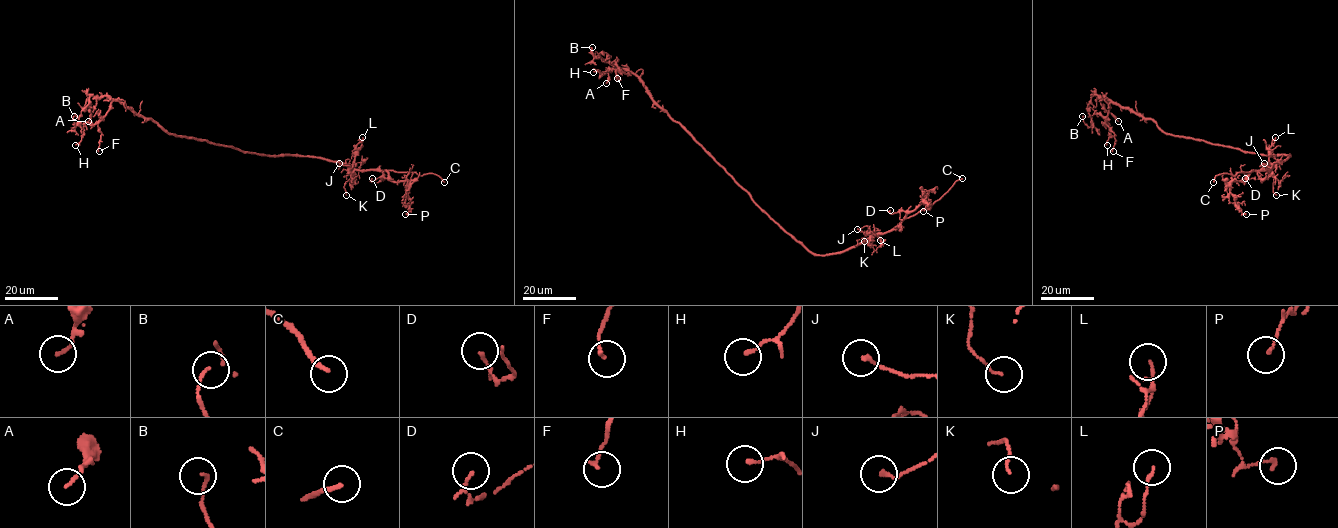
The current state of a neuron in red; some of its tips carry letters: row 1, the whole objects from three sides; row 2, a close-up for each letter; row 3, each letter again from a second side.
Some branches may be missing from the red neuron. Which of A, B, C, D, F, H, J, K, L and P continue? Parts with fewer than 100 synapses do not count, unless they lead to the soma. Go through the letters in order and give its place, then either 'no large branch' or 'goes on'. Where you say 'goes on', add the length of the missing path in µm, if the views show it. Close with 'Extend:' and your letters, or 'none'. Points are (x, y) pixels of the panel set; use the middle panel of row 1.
A: (606, 83) | no large branch
B: (592, 47) | no large branch
C: (962, 178) | goes on | 20 µm
D: (890, 210) | no large branch
F: (617, 78) | no large branch
H: (593, 72) | no large branch
J: (857, 229) | no large branch
K: (864, 241) | no large branch
L: (880, 240) | no large branch
P: (923, 211) | no large branch
Extend: C

